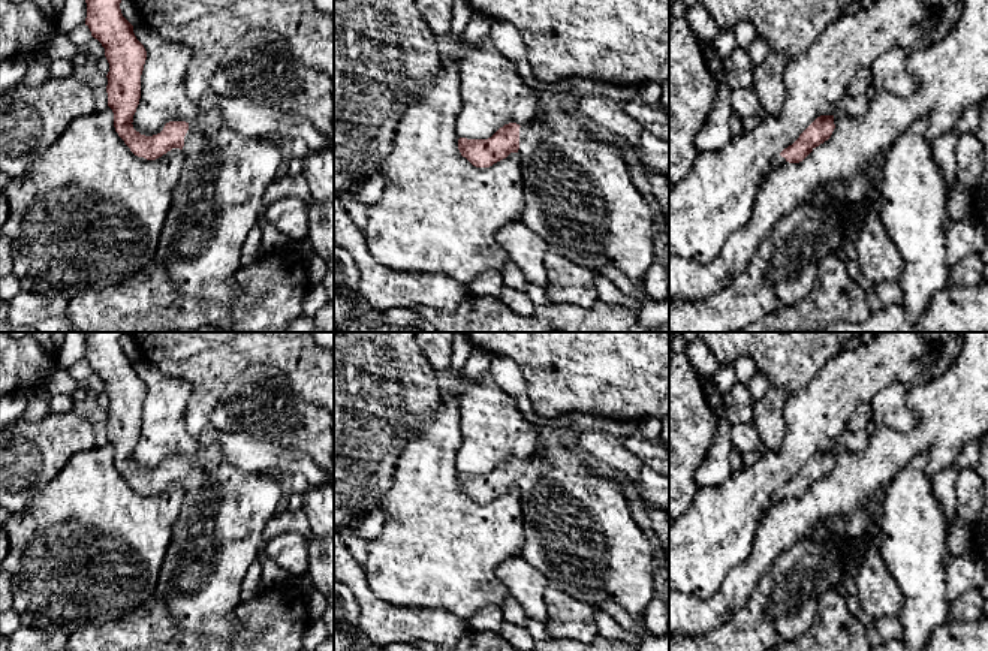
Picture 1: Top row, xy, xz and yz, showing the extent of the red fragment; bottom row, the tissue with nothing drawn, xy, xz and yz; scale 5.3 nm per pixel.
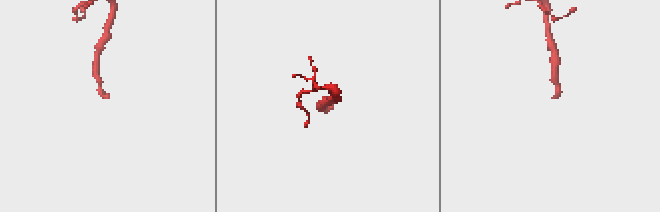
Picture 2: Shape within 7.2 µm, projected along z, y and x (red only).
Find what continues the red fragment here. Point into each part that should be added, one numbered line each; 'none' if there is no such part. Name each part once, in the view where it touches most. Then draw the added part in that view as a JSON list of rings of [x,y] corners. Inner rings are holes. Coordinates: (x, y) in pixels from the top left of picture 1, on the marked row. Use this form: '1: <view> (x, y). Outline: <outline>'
1: xy (217, 201). Outline: [[[217,109],[198,112],[184,136],[183,169],[174,189],[169,213],[160,232],[156,257],[165,265],[174,287],[186,298],[229,302],[238,295],[235,274],[243,244],[257,224],[262,196],[277,177],[281,153],[266,136],[244,136],[226,126]]]

